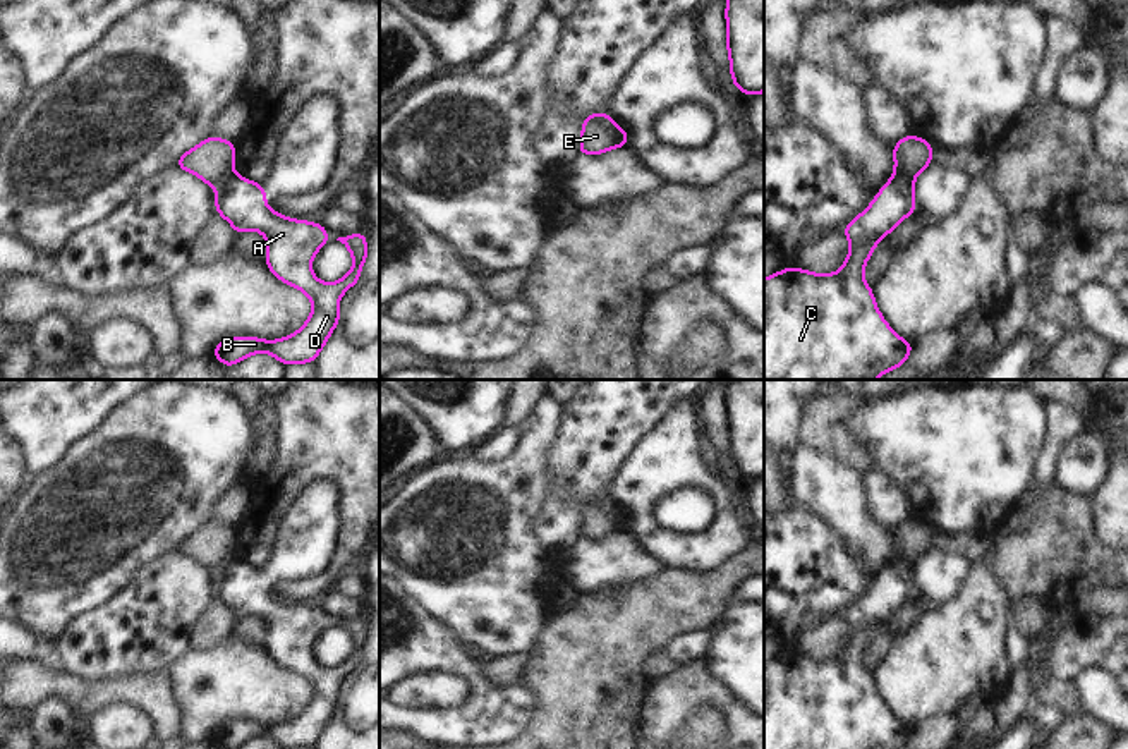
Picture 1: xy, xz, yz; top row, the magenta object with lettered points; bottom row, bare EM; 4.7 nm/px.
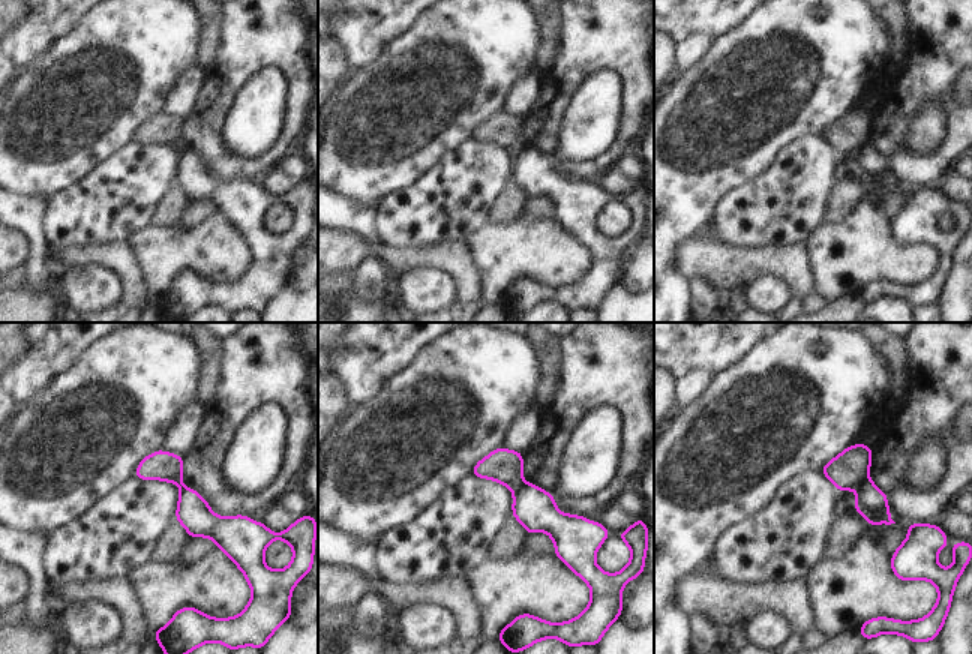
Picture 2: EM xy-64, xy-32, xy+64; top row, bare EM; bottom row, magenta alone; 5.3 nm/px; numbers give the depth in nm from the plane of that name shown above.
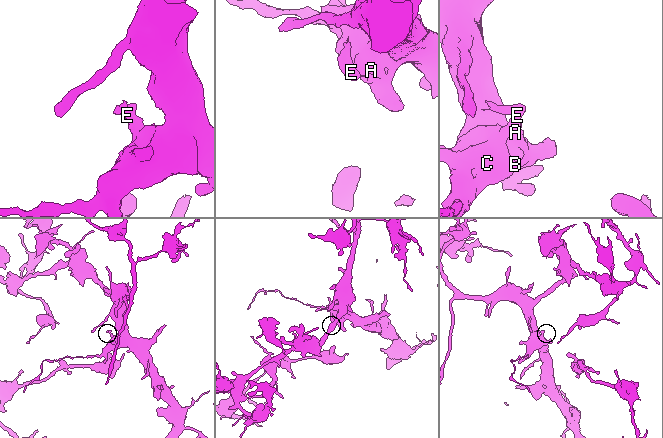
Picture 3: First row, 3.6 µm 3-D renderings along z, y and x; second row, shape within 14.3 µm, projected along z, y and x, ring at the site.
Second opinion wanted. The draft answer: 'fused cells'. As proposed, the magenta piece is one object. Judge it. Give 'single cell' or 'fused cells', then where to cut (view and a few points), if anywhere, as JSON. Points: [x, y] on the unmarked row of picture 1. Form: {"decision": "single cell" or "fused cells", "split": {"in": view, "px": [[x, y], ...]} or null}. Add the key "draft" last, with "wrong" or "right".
{"decision": "fused cells", "split": {"in": "xy", "px": [[234, 559], [217, 576]]}, "draft": "right"}

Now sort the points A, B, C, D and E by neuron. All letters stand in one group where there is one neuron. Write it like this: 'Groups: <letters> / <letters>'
Groups: A B C D / E

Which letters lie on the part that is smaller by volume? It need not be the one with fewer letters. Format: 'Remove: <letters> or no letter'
Remove: E

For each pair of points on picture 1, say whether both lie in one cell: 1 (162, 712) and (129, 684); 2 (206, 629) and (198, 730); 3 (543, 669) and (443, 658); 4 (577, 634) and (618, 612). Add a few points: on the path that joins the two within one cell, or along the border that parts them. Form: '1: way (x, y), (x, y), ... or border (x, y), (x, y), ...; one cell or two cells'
1: way (153, 703), (138, 689); one cell
2: border (230, 634), (210, 648), (191, 650); two cells
3: border (519, 684), (534, 696), (534, 712), (527, 724); two cells
4: way (588, 634), (596, 634), (608, 622); one cell

